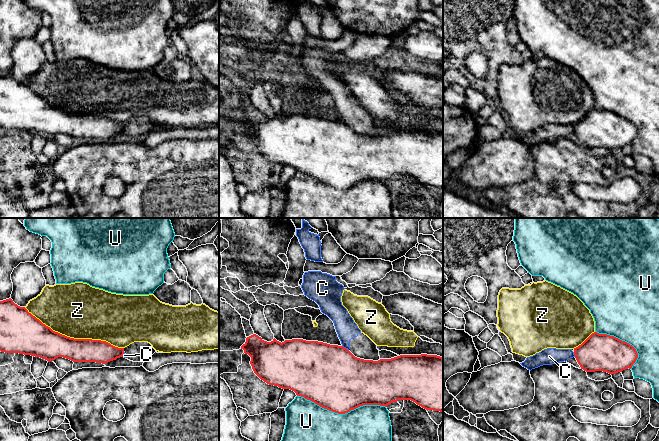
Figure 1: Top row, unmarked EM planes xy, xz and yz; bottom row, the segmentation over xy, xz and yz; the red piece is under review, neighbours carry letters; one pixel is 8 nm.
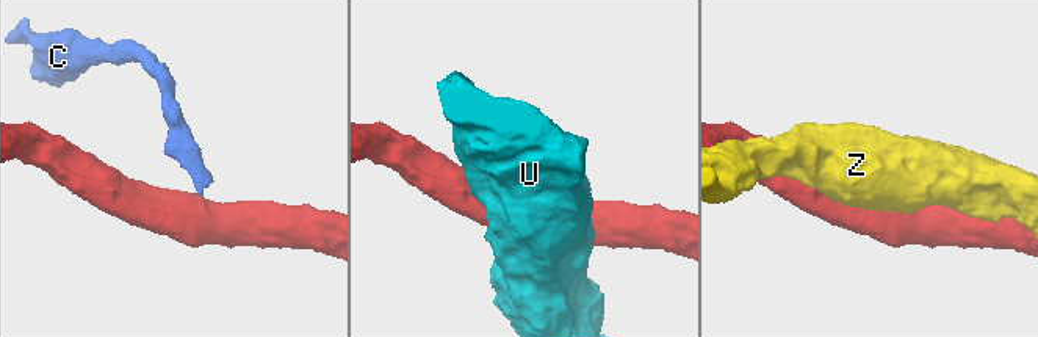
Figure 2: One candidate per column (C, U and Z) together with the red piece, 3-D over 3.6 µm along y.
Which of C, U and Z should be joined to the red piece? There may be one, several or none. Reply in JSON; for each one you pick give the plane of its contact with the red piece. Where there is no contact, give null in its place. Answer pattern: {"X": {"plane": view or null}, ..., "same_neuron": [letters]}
{"same_neuron": []}

